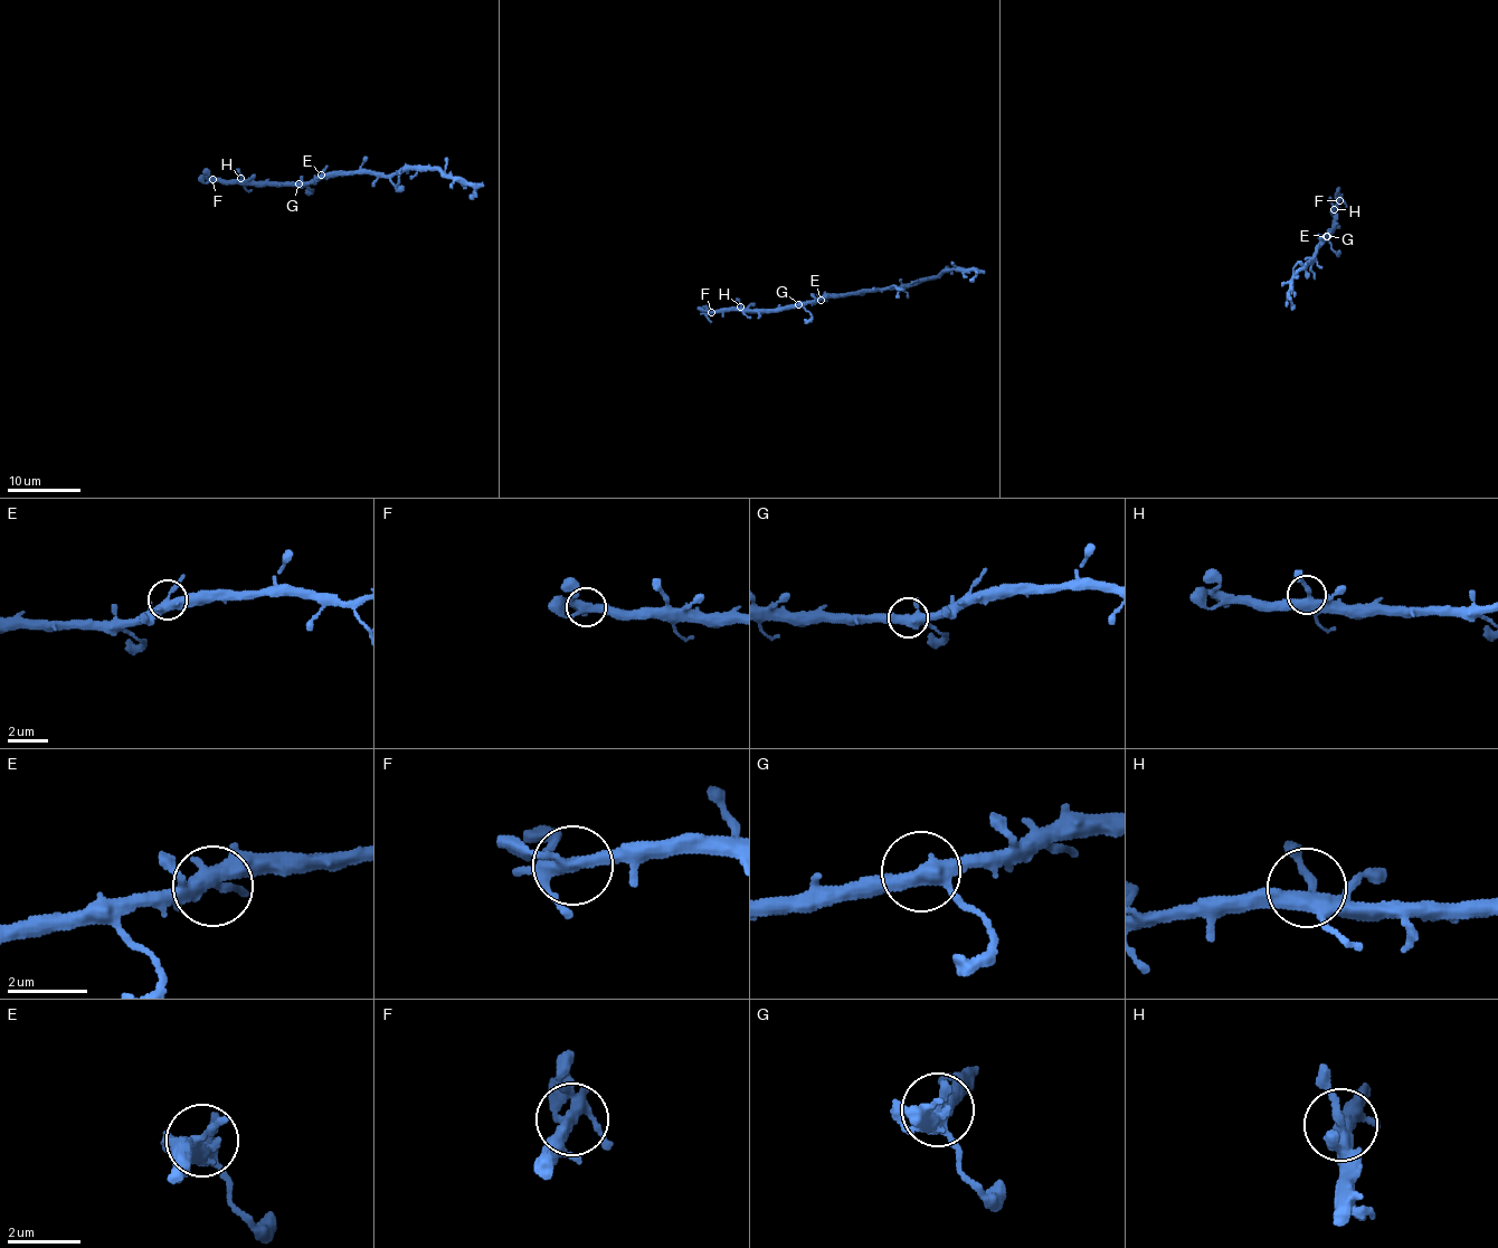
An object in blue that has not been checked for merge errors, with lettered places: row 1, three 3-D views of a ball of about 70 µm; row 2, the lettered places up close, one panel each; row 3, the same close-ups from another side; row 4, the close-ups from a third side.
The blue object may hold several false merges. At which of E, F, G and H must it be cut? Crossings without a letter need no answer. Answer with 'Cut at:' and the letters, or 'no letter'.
Cut at: no letter

